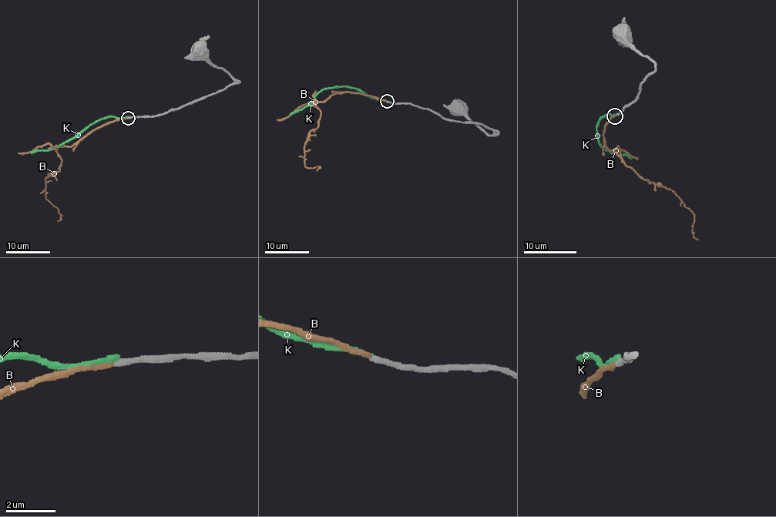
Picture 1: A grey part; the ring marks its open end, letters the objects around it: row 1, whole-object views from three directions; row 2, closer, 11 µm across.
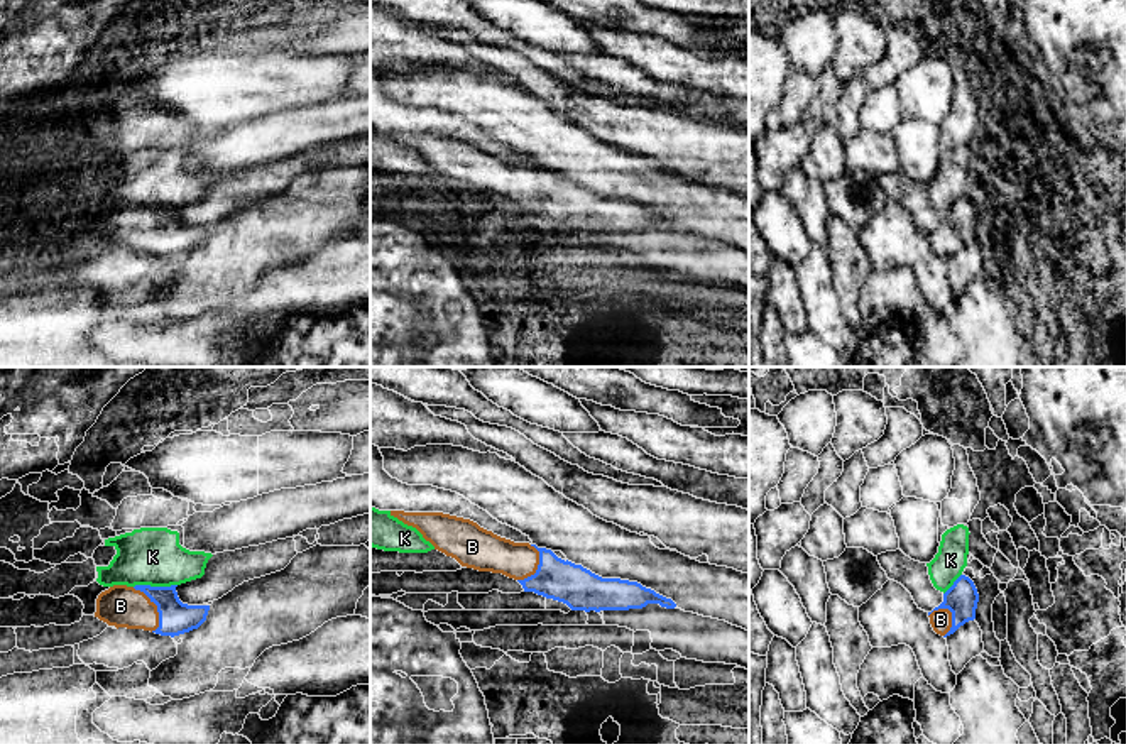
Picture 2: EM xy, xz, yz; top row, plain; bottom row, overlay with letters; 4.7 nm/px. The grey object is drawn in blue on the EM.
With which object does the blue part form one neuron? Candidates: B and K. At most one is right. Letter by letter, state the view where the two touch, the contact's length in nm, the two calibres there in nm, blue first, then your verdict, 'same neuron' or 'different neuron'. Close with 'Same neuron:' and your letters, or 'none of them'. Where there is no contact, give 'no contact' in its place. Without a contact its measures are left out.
B: xy | 240 nm | 160/200 nm | same neuron
K: xy | 200 nm | 160/280 nm | different neuron
Same neuron: B

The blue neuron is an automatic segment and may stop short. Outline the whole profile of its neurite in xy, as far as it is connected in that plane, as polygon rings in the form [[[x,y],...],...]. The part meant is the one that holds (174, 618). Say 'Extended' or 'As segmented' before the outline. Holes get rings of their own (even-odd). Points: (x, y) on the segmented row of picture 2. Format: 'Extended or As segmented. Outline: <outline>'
Extended. Outline: [[[113,585],[98,595],[95,617],[117,629],[144,629],[171,637],[198,629],[210,605],[183,604],[176,587]]]

